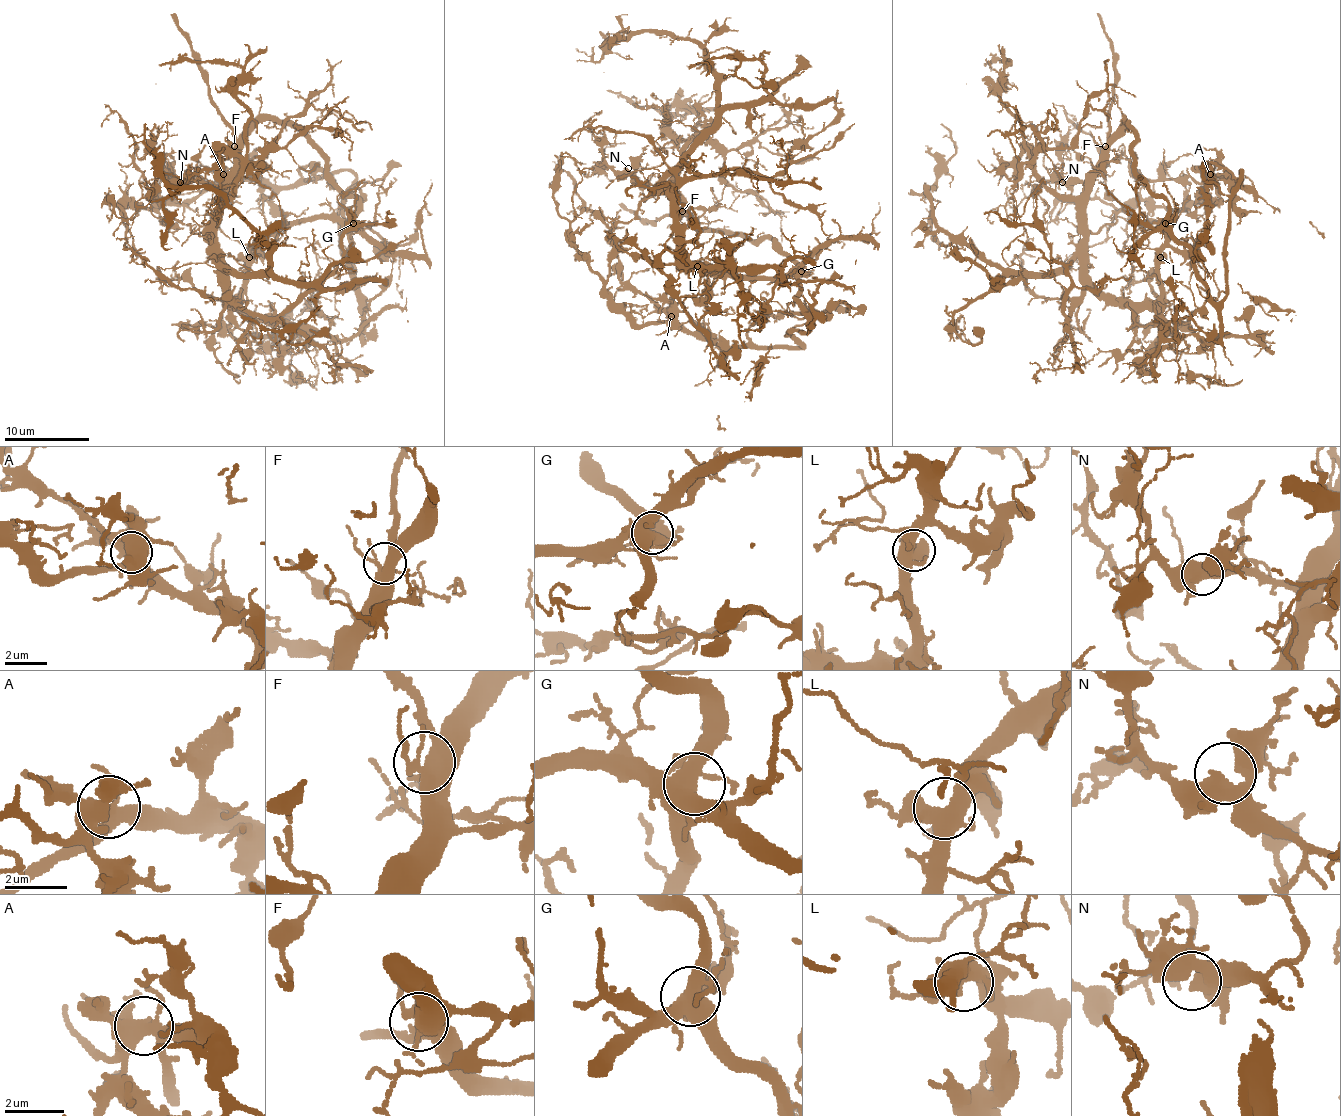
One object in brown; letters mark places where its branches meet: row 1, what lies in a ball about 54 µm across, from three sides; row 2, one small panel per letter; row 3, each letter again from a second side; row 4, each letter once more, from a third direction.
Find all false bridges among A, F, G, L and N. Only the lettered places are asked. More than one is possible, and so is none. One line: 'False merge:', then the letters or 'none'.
False merge: none

